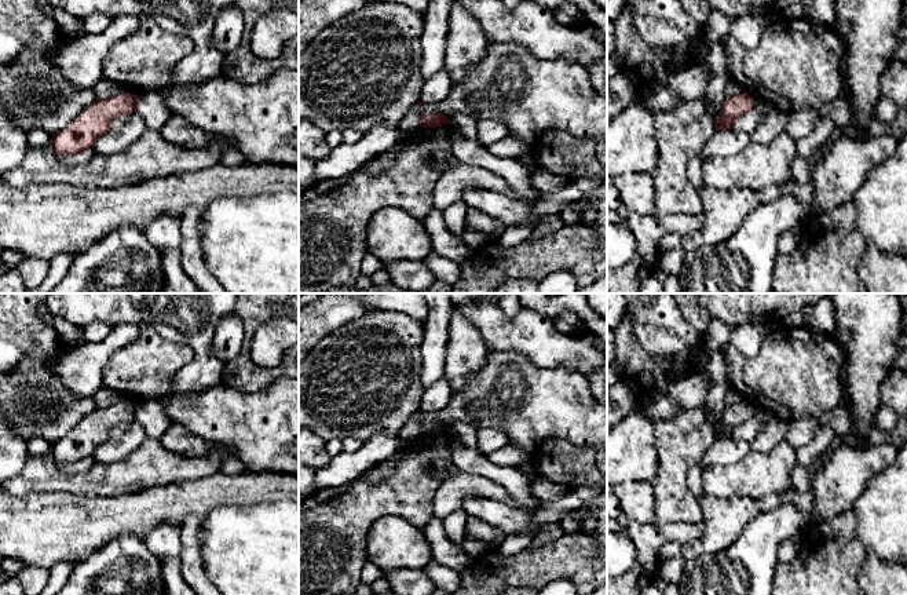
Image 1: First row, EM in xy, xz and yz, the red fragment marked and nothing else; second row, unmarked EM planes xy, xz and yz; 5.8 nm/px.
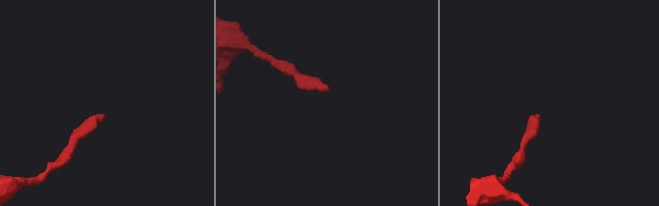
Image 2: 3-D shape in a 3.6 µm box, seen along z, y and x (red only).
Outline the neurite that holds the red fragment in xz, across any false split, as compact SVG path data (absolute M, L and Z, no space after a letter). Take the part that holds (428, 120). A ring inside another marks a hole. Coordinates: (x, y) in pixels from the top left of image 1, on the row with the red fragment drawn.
M424 113L420 120L420 127L423 128L436 128L447 124L449 120L446 116L435 113Z

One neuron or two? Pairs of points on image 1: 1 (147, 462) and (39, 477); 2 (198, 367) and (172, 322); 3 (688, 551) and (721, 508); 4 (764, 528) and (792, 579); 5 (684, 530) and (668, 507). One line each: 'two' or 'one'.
1: one
2: one
3: one
4: two
5: two

